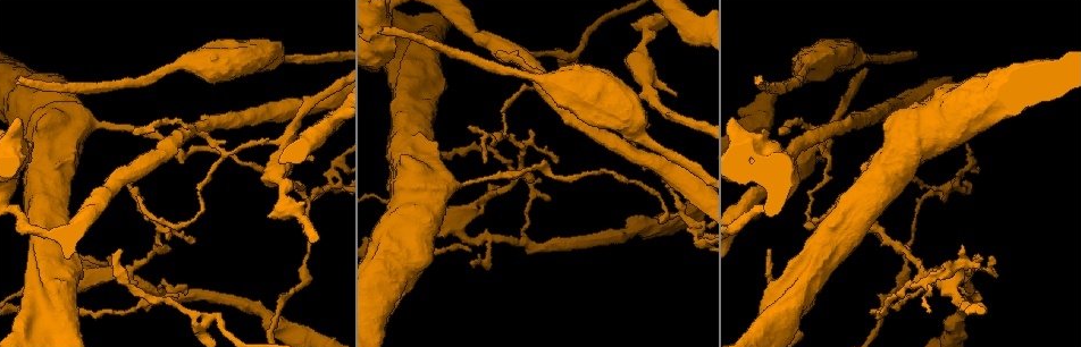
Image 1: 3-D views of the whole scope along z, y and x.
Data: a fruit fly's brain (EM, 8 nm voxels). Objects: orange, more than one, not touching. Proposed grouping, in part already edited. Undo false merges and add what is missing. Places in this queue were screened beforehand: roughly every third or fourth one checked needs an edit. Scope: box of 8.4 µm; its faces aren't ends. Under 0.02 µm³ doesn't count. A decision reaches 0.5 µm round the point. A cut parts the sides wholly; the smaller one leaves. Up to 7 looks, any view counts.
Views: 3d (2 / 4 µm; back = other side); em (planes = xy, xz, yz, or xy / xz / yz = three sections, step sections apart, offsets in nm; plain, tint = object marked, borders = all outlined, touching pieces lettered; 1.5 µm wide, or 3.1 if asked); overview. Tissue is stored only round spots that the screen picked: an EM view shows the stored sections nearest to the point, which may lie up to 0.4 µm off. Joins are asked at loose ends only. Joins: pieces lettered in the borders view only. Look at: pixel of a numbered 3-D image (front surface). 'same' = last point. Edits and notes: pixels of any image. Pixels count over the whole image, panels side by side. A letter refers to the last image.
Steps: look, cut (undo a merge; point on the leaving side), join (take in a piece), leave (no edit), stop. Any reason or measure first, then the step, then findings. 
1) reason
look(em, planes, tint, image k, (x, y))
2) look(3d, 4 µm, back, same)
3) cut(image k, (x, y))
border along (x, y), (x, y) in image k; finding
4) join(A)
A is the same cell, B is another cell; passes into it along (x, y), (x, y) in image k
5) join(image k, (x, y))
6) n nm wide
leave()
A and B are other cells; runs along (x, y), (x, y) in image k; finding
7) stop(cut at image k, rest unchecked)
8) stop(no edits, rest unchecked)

free end
look(3d, 2 µm, image 1, (771, 248))

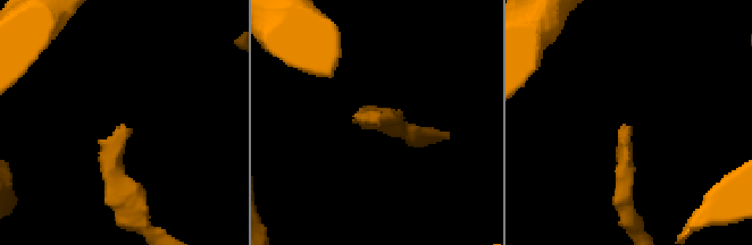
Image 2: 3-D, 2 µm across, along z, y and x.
look(em, xy, step 8, borders, image 2, (382, 122))

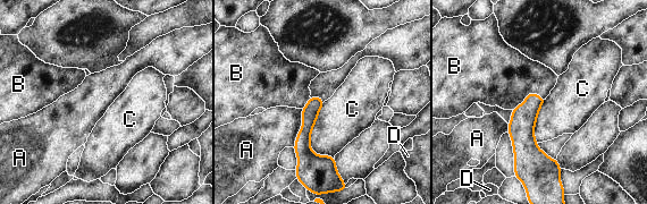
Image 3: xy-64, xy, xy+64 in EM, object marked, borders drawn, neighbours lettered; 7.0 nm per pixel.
another direction
look(em, planes, borders, same)

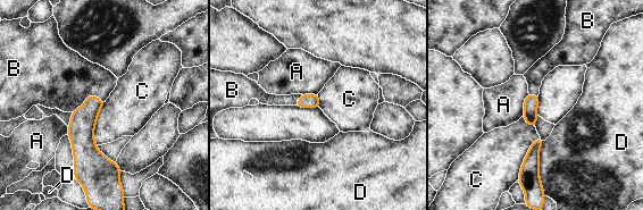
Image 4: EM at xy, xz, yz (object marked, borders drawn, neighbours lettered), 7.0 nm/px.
join(B)
B is the same cell, A, C and D are other cells; passes into it along (81, 131), (88, 98), (59, 77) in image 4; it goes on there

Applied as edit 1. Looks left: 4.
end of a long branch
look(3d, 2 µm, image 1, (17, 84))

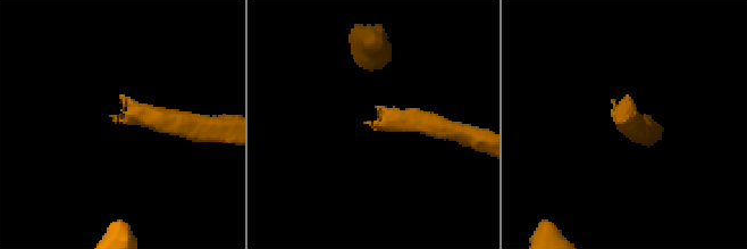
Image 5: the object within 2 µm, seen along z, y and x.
shape alone is not enough
look(em, yz, step 4, borders, image 5, (111, 116))

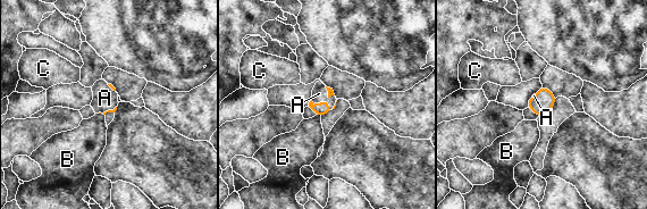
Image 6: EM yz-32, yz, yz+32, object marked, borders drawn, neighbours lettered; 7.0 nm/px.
join(A)
A is the same cell, B and C are other cells; passes into it along (321, 108), (326, 100), (319, 93) in image 6; it goes on there

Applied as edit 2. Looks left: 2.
stop(join at image 4, join at image 6, rest unchecked)

